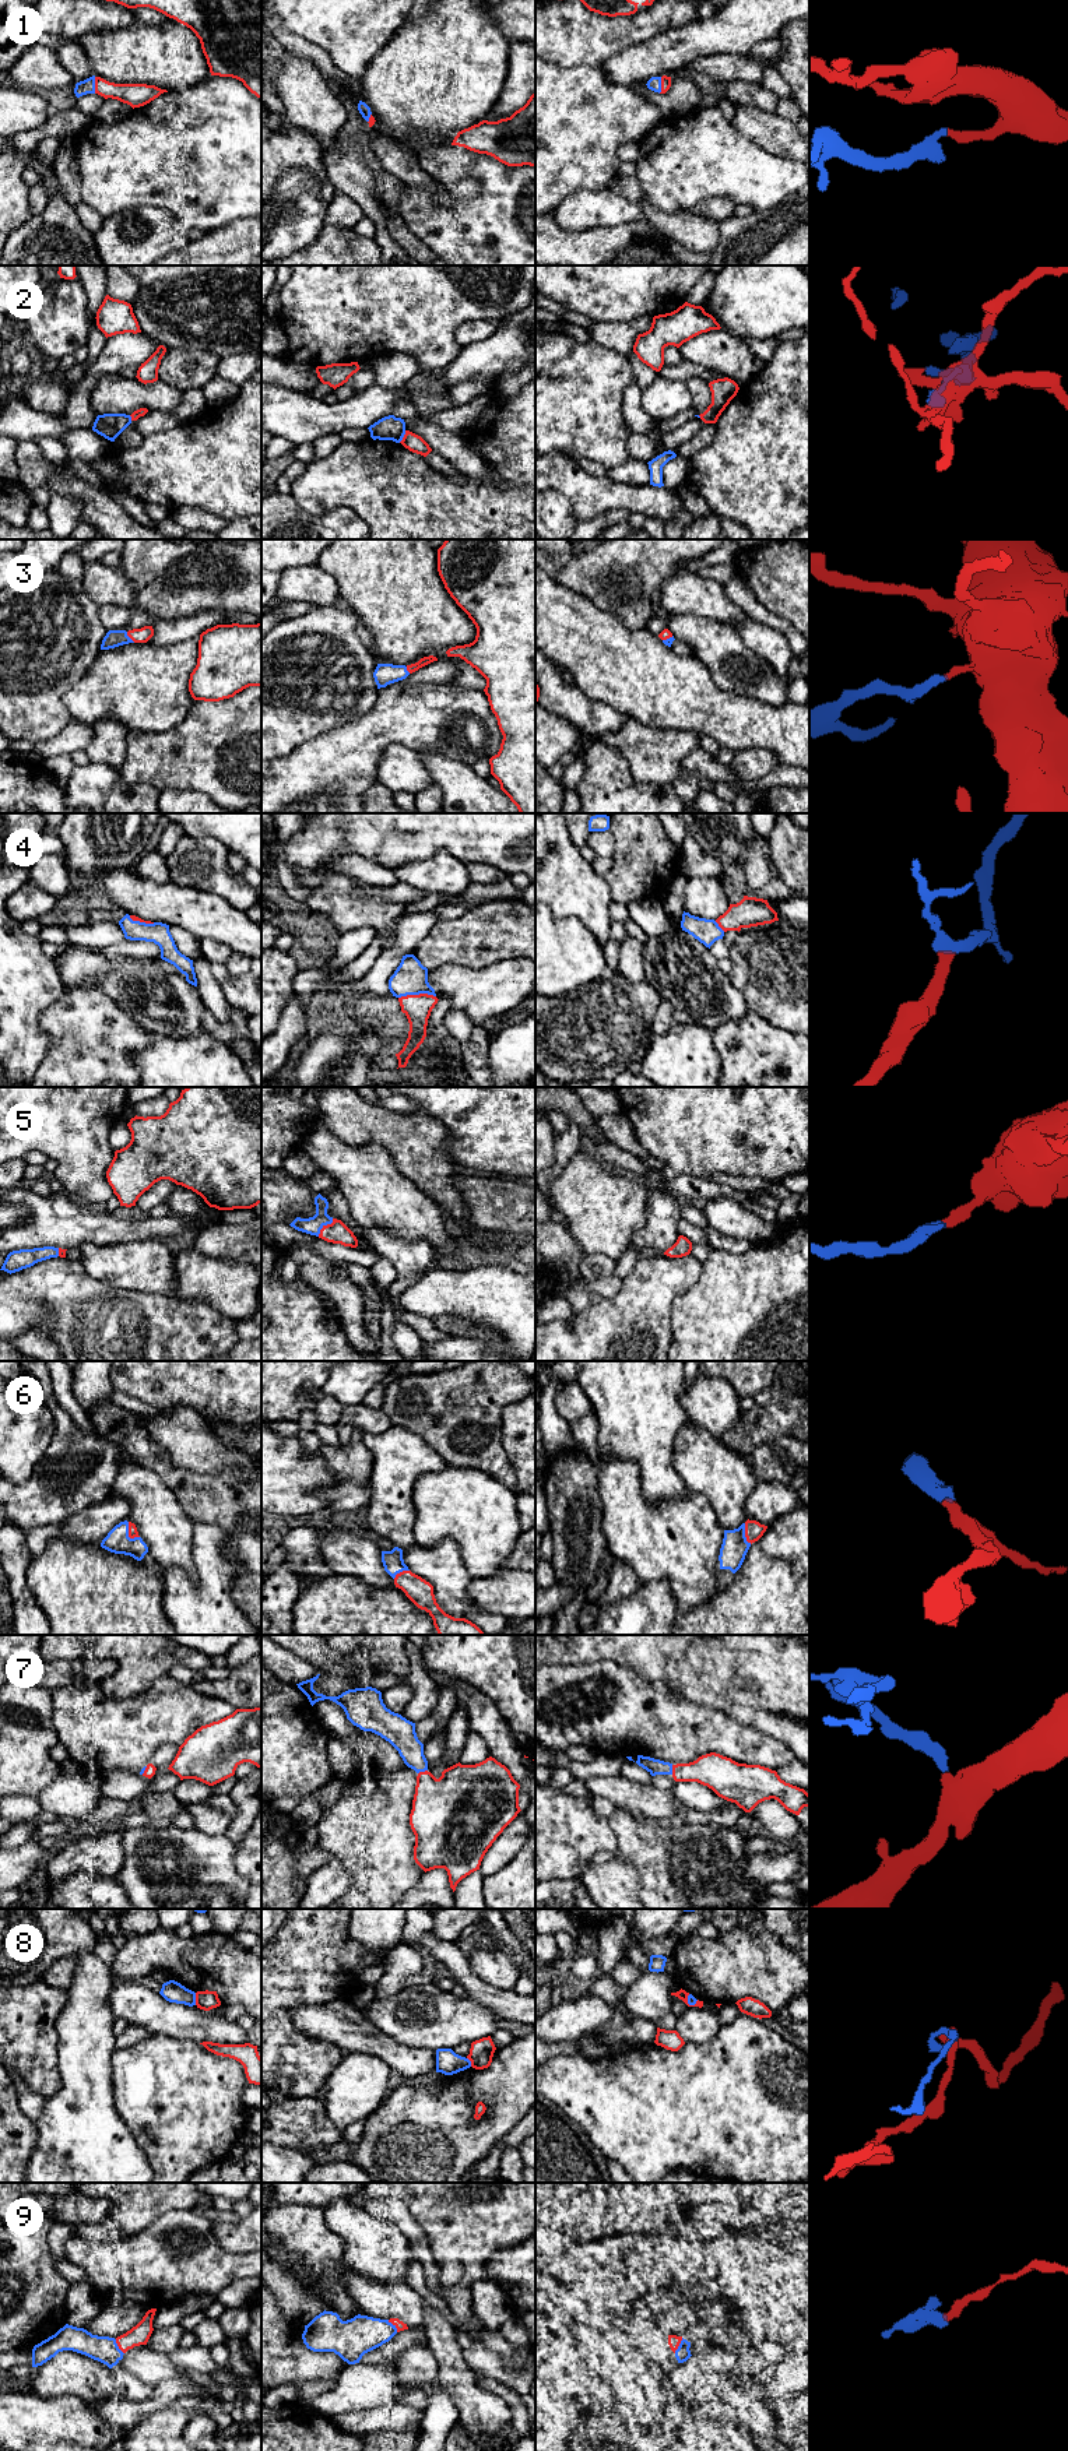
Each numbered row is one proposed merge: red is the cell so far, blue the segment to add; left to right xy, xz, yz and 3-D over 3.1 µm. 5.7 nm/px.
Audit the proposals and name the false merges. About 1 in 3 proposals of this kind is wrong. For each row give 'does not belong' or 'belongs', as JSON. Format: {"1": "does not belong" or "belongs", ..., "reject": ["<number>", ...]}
{"1": "belongs", "2": "does not belong", "3": "belongs", "4": "belongs", "5": "belongs", "6": "belongs", "7": "belongs", "8": "does not belong", "9": "belongs", "reject": ["2", "8"]}

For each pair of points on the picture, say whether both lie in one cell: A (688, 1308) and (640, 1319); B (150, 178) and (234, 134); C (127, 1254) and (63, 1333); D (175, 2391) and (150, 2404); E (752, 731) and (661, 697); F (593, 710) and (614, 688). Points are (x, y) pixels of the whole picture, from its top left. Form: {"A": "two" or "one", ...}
{"A": "two", "B": "one", "C": "two", "D": "one", "E": "one", "F": "two"}

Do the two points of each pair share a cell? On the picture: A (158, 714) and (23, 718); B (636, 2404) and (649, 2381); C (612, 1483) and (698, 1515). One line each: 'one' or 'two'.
A: two
B: one
C: one

